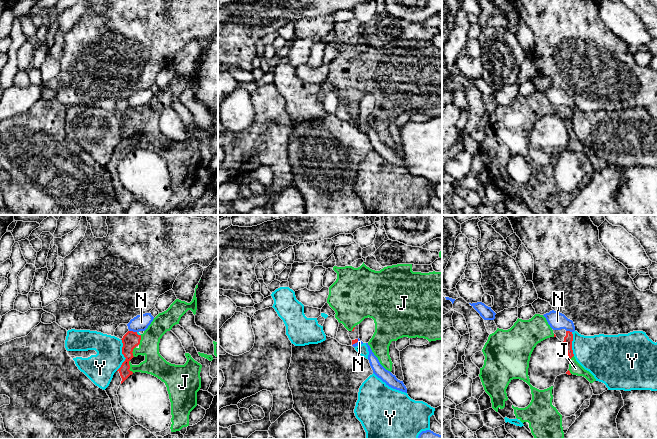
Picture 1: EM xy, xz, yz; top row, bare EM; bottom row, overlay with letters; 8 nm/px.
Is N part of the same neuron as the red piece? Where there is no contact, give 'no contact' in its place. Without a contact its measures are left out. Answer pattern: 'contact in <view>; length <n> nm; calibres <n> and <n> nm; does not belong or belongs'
contact in xy; length 70 nm; calibres 140 and 130 nm; does not belong

